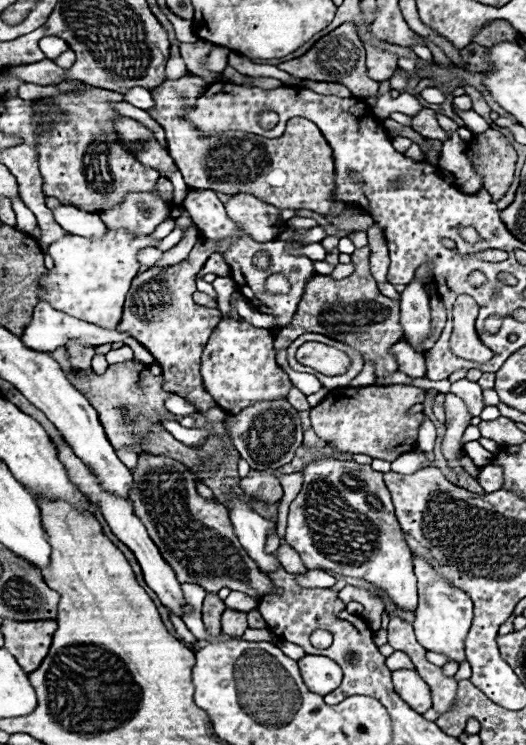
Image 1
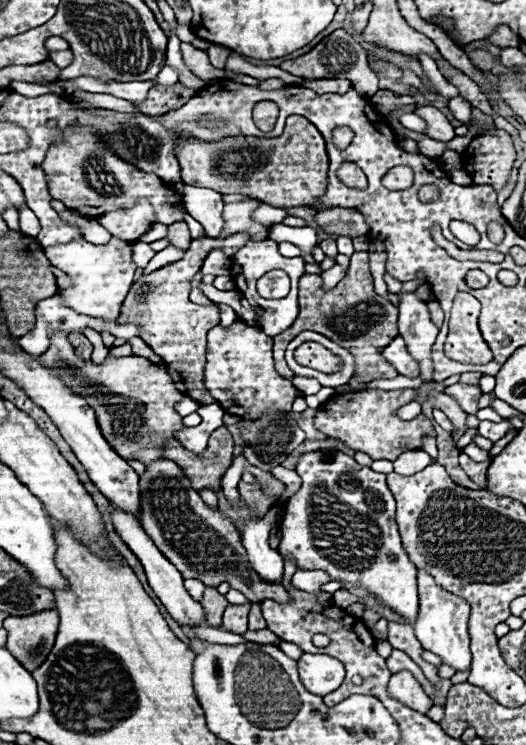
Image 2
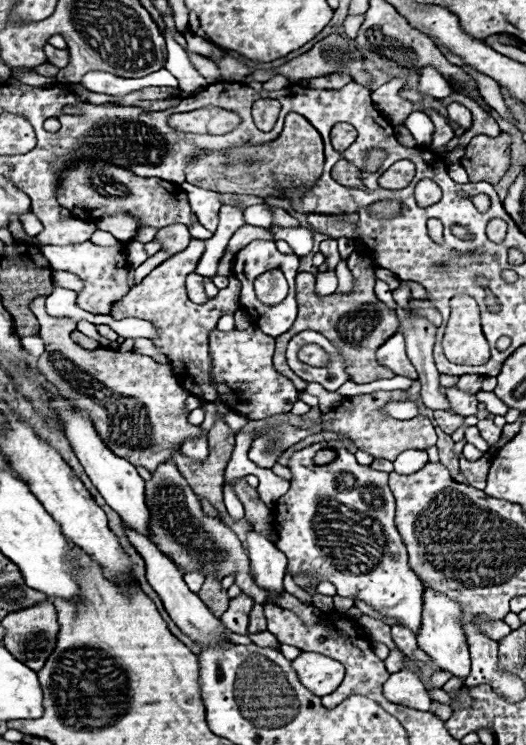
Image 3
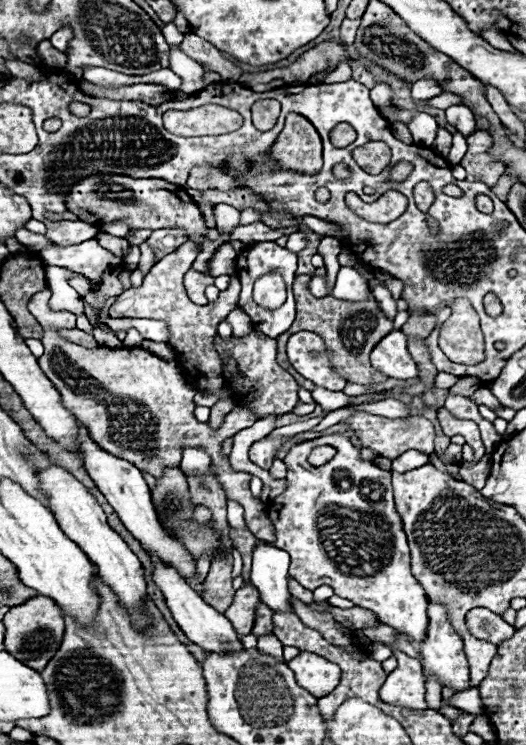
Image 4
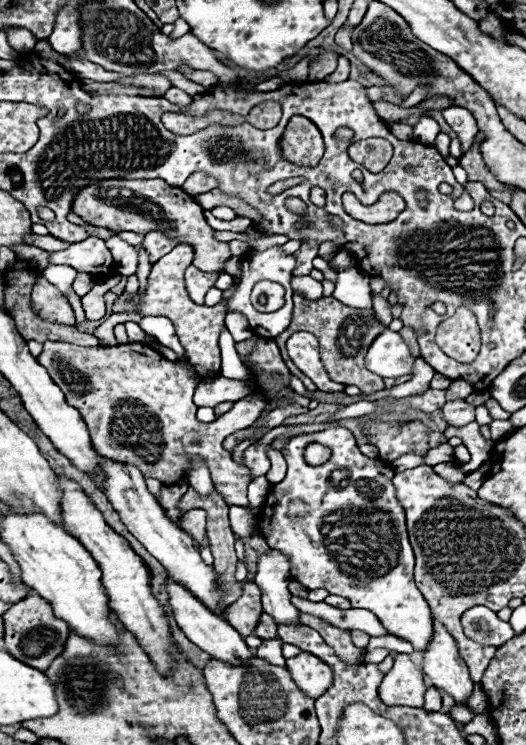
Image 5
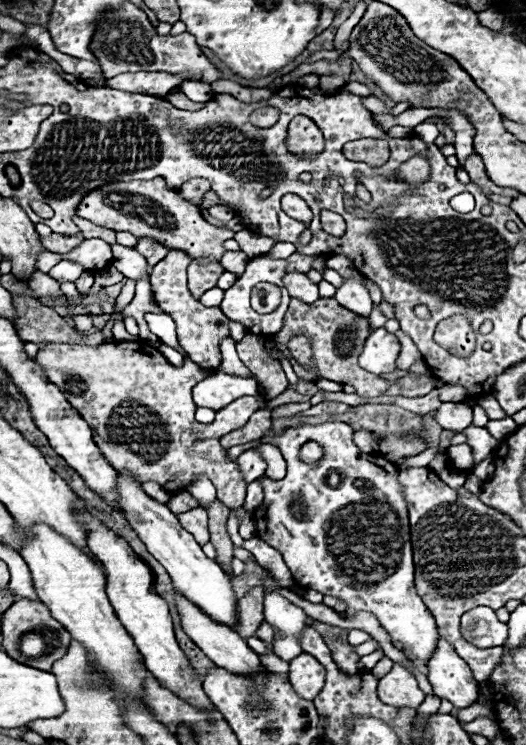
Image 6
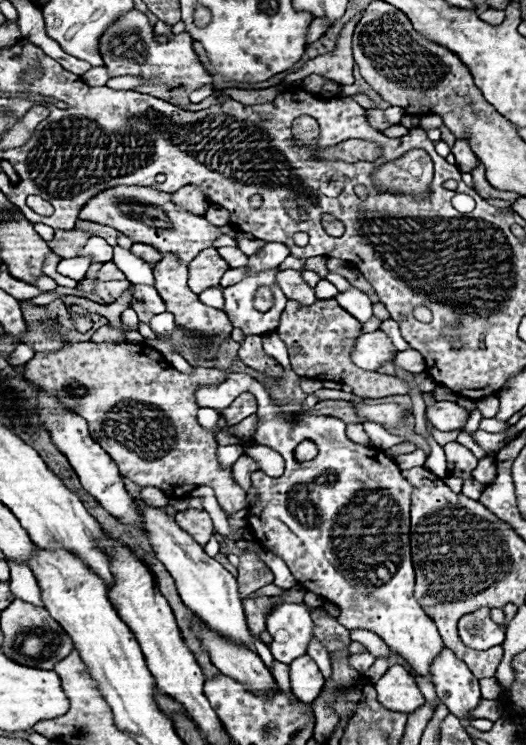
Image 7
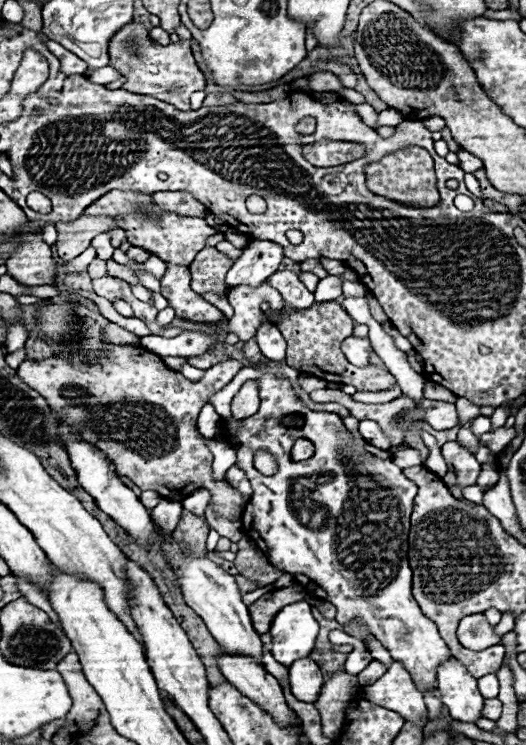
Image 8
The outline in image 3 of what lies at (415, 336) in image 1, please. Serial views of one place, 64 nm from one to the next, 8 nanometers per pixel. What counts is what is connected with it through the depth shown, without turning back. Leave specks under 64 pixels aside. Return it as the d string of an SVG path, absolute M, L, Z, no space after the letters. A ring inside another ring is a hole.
M412 304L404 308L406 318L400 322L400 332L406 338L408 358L412 360L412 364L416 366L420 374L418 380L422 384L422 400L432 410L446 410L446 412L456 414L450 408L448 398L440 392L440 384L438 384L440 374L436 372L434 358L432 358L432 348L434 348L438 328L422 316L414 316L412 310L414 310Z

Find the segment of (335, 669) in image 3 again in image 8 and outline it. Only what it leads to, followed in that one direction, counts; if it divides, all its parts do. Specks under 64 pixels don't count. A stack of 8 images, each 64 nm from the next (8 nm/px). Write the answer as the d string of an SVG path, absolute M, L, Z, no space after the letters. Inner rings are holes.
M300 658L300 660L296 660L288 670L290 670L292 694L294 694L300 702L312 704L312 702L318 698L320 688L322 688L322 684L324 684L324 676L322 676L320 668L314 664L314 660L310 660L310 658Z

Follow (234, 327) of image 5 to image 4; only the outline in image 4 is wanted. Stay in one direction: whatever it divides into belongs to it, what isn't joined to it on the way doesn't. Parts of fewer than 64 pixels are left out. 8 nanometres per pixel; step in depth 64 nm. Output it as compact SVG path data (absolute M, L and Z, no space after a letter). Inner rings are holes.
M236 308L230 316L228 316L228 322L232 324L232 330L234 330L234 336L244 336L246 332L250 332L254 326L252 326L252 320L248 318L248 314L244 314L240 308Z

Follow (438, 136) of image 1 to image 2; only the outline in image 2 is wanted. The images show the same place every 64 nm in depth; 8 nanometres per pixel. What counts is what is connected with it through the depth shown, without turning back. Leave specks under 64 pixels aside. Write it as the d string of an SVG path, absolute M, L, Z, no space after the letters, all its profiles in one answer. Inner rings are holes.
M420 106L420 108L416 108L416 114L422 120L426 120L426 136L430 136L432 140L450 142L456 136L454 128L446 120L446 116L440 110L436 110L434 106Z

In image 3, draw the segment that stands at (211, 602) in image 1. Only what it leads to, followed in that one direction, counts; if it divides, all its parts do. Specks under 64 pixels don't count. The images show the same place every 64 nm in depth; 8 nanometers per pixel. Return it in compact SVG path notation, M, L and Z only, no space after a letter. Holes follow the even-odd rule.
M206 578L202 592L198 596L204 604L208 604L208 608L212 608L212 614L216 618L220 618L230 604L228 594L224 590L220 590L220 580L216 580L216 578Z

